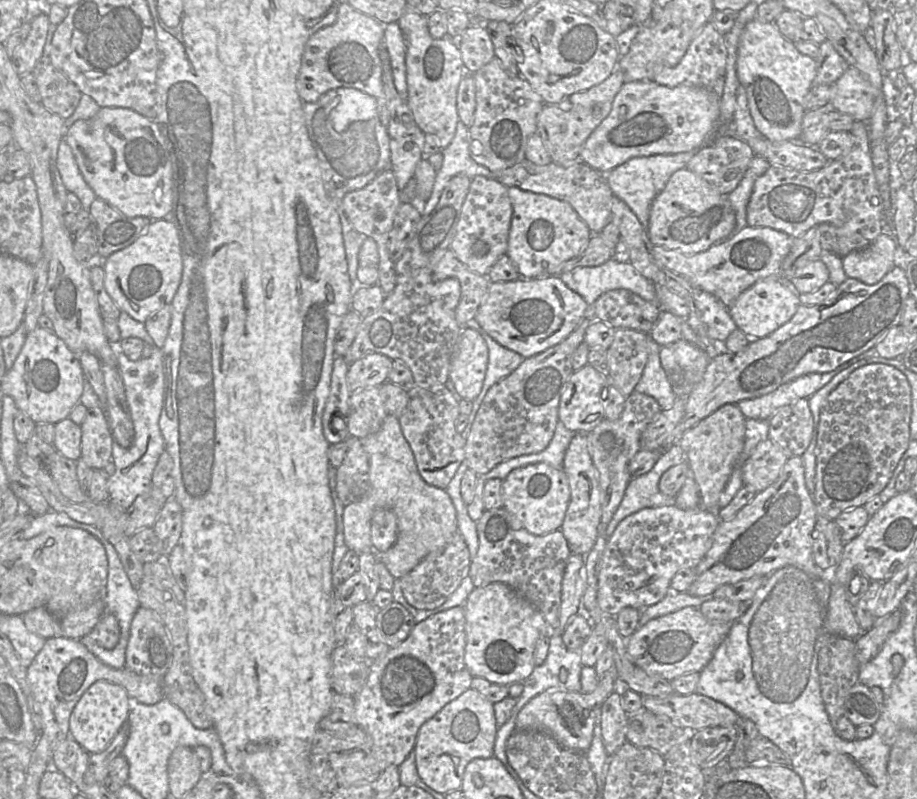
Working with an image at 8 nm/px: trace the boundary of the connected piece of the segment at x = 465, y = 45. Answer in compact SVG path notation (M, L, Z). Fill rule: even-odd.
M484 24L468 27L458 39L452 41L457 41L464 66L469 73L478 71L495 58L493 43Z

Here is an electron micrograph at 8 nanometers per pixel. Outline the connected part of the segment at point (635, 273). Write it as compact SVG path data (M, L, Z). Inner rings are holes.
M610 259L598 266L575 268L560 278L590 306L603 293L615 289L629 290L647 301L657 301L658 283L644 277L630 262Z

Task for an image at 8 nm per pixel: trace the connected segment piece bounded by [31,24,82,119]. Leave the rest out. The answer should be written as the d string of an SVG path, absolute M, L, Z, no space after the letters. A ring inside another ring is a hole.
M50 24L44 54L31 73L35 77L41 95L41 104L67 119L74 113L82 93L72 81L52 65L48 56L56 27L57 25Z

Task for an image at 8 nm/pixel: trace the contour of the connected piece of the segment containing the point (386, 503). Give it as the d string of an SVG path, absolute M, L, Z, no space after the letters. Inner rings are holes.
M386 414L380 429L360 439L369 460L369 489L358 501L344 507L344 539L347 547L356 553L372 553L383 562L395 579L401 579L411 572L427 555L443 549L458 531L456 509L444 489L426 483L419 474L413 452L405 439L399 418ZM380 509L392 510L398 519L398 537L386 552L376 553L371 541L371 520Z

